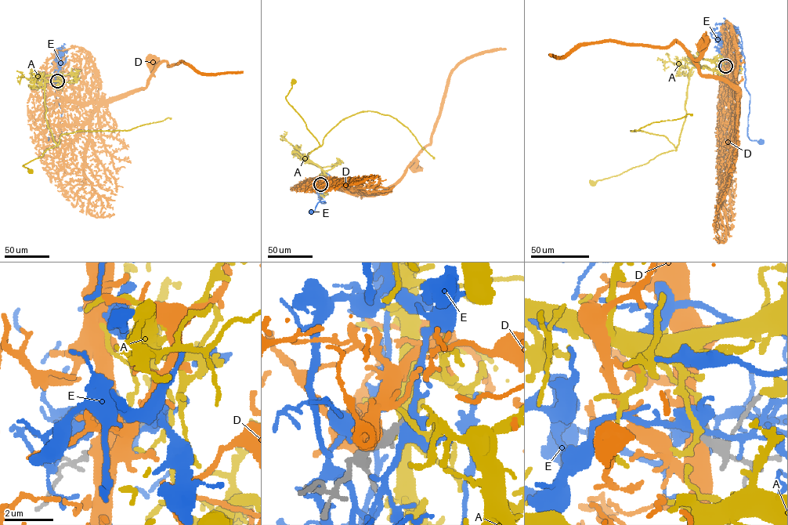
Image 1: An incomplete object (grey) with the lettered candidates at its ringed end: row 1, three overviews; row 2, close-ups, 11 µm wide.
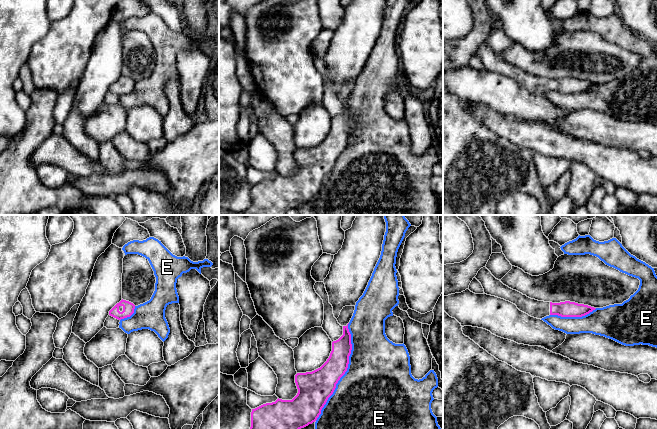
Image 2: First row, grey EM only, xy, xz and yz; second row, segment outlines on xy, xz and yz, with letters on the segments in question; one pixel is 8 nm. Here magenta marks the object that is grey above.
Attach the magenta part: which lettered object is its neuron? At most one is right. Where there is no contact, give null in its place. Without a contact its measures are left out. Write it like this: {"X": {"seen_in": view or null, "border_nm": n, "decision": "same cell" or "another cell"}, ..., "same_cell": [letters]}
{"A": {"seen_in": null, "decision": "another cell"}, "D": {"seen_in": null, "decision": "another cell"}, "E": {"seen_in": "xz", "border_nm": 850, "decision": "another cell"}, "same_cell": []}

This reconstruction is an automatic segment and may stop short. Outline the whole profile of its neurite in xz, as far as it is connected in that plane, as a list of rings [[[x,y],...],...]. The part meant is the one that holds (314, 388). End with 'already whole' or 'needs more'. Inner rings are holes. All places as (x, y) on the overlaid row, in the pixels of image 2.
[[[345,306],[341,310],[337,321],[343,327],[343,335],[332,342],[332,351],[327,361],[312,372],[297,373],[295,375],[298,393],[292,400],[278,398],[275,402],[266,403],[252,409],[250,429],[301,429],[317,420],[328,398],[333,394],[336,384],[347,371],[352,350],[348,323],[353,316],[354,310],[355,306]]]; needs more

